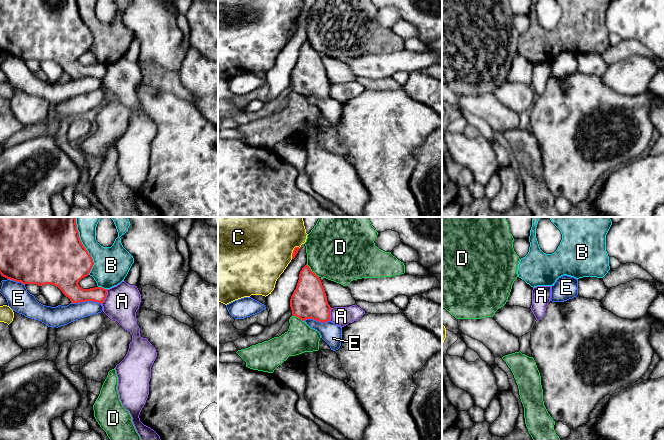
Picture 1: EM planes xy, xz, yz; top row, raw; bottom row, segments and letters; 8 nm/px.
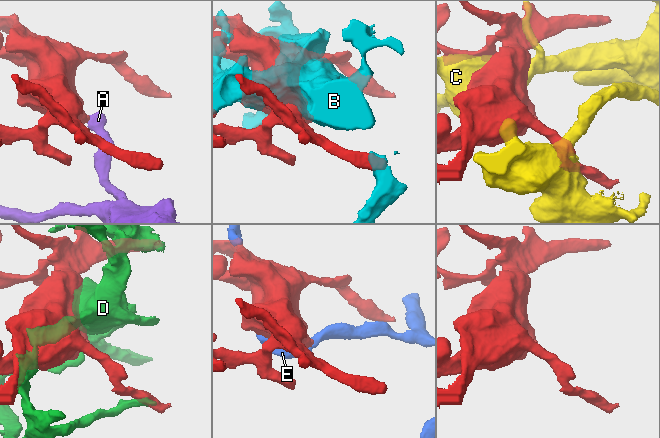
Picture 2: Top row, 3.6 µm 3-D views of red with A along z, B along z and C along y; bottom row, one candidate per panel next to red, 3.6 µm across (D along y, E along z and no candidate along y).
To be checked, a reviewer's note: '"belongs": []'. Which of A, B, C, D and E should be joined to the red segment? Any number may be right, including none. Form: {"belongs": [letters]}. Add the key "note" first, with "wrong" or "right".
{"note": "right", "belongs": []}

